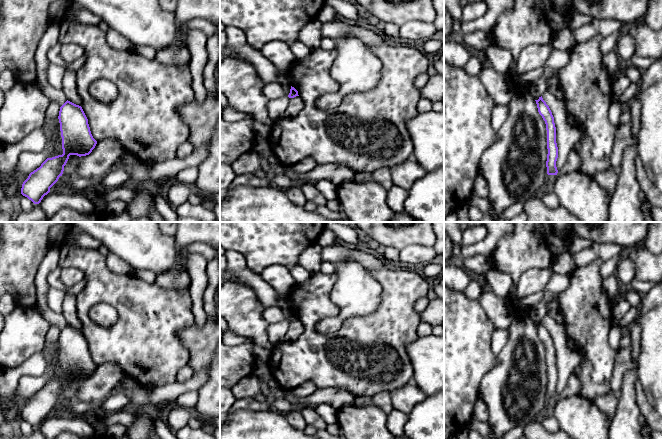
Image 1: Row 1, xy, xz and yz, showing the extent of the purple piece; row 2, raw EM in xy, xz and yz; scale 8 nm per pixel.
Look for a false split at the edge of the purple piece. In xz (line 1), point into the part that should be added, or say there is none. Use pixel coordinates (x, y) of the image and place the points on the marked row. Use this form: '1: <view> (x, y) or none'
1: none

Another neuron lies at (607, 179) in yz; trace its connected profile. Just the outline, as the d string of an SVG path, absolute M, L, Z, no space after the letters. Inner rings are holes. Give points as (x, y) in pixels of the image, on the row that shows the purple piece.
M612 166L605 171L596 173L594 178L609 195L613 195L617 185L618 176L615 174Z

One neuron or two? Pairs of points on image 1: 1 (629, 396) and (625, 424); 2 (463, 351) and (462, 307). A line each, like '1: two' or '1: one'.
1: one
2: one

